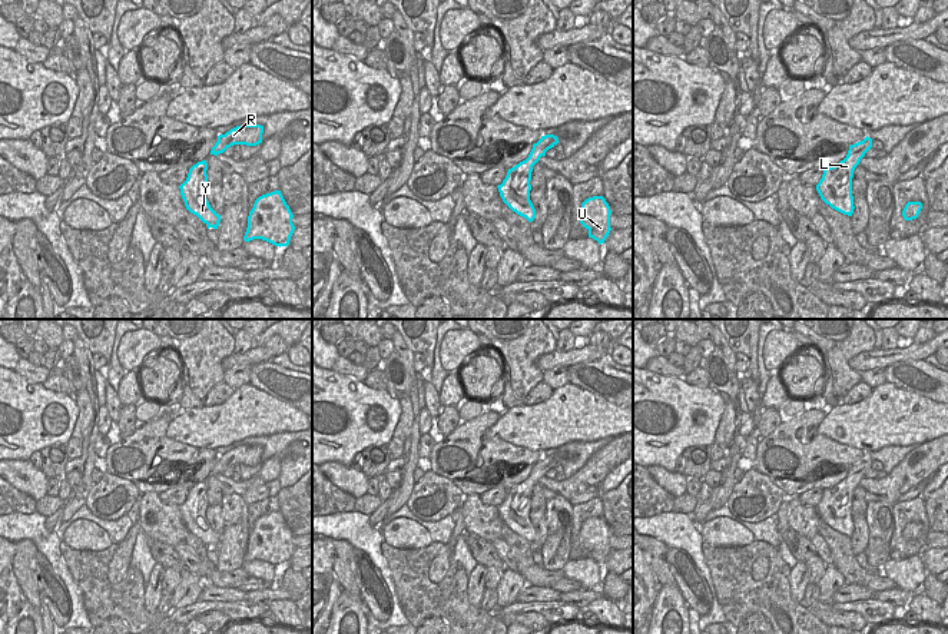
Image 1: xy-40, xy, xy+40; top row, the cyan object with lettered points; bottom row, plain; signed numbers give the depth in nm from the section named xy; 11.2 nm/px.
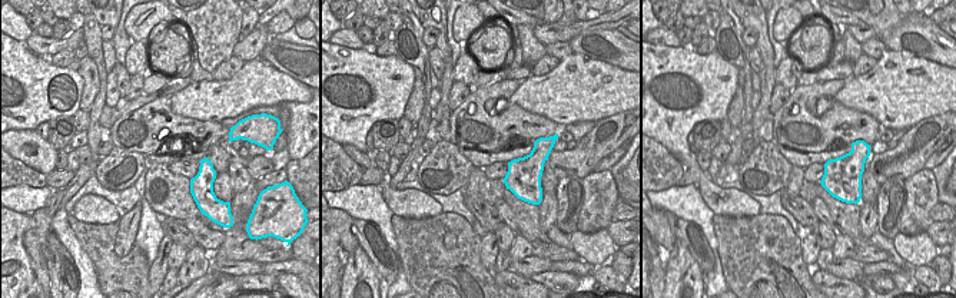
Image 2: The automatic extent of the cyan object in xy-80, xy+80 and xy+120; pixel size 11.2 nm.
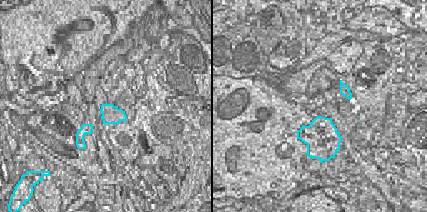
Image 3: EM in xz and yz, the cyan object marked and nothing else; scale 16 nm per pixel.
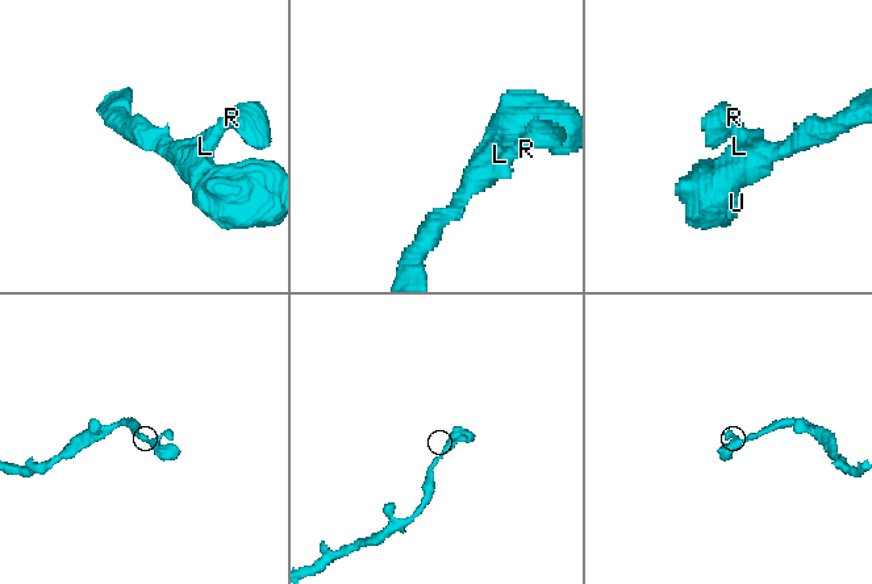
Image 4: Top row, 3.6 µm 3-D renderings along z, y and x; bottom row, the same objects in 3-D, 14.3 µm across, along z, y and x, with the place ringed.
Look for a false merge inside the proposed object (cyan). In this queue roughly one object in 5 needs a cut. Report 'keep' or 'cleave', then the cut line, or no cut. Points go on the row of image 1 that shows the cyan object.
keep; cut none

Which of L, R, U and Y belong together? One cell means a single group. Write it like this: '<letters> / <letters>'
L R U Y

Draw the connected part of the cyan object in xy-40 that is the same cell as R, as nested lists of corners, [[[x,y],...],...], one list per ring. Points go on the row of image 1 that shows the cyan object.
[[[242,125],[231,129],[225,135],[218,136],[218,142],[211,150],[211,155],[218,156],[233,145],[256,146],[262,143],[263,126],[261,125]]]

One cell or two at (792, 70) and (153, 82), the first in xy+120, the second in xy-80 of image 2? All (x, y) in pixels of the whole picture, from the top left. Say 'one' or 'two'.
two

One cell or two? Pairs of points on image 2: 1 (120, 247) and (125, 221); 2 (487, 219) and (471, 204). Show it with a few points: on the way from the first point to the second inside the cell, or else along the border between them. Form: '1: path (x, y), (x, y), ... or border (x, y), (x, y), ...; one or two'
1: path (125, 241), (125, 227); one
2: path (483, 215), (475, 208); one

